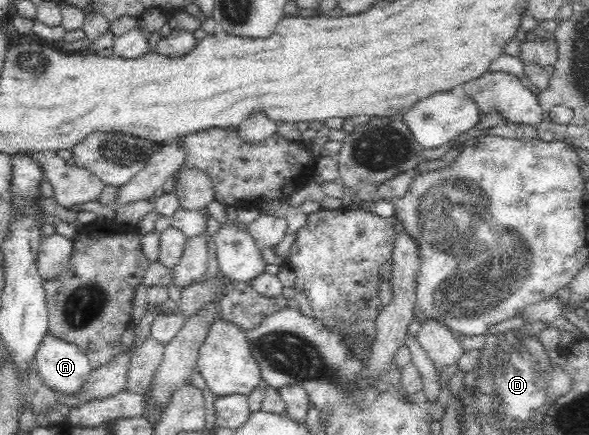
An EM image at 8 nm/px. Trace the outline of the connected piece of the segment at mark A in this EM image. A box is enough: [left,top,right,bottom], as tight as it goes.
[33,334,93,396]

